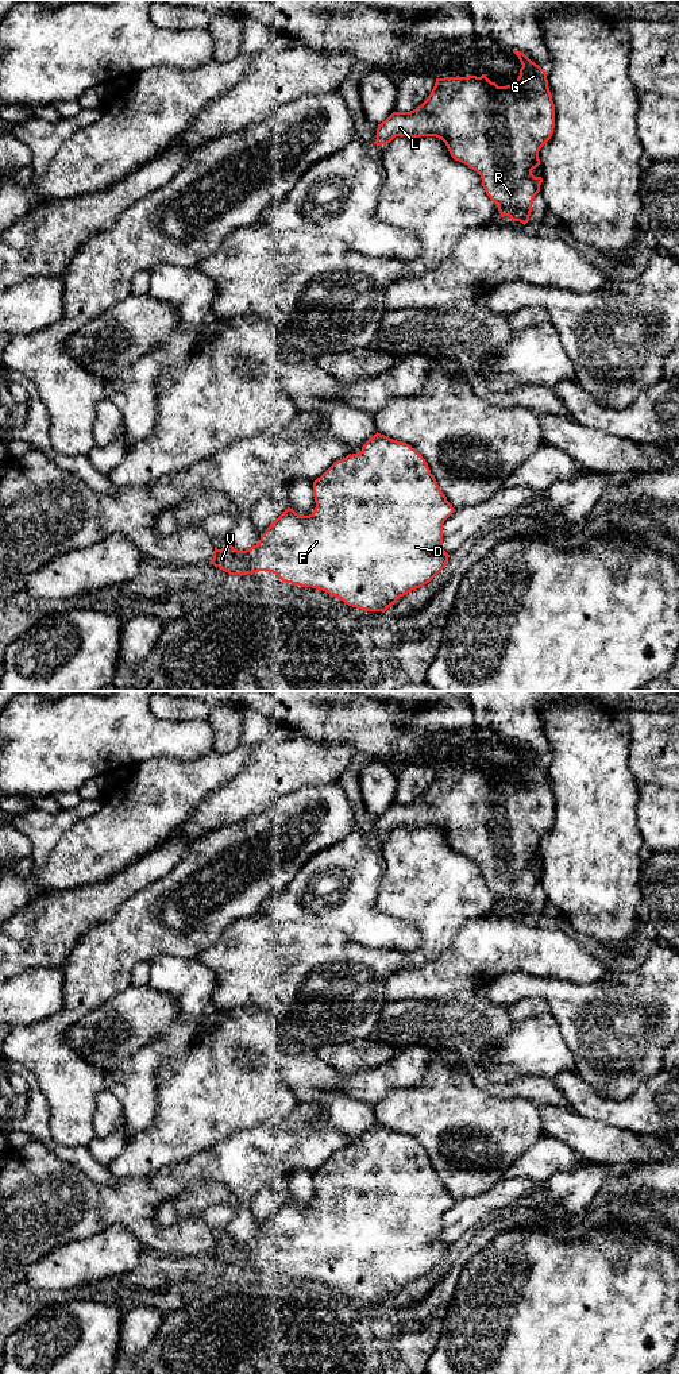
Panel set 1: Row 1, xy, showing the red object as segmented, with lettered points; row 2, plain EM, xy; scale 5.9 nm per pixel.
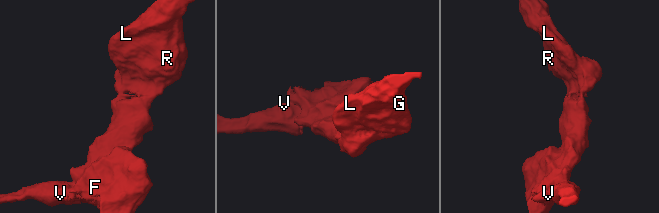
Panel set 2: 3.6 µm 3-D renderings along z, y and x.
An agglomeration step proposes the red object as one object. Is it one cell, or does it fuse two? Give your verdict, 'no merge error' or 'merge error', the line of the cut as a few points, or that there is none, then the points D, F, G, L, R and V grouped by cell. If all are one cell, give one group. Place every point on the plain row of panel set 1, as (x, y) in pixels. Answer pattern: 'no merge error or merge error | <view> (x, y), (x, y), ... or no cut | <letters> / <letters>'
merge error | xy (242, 1242), (245, 1258), (250, 1263) | D F G L R / V

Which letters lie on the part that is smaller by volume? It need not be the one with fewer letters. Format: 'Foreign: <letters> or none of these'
Foreign: V

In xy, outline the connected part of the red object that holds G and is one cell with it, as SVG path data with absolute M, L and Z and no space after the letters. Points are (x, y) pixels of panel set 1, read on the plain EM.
M514 741L522 759L513 776L498 777L485 765L481 768L444 768L436 769L428 790L410 803L393 803L385 813L378 815L374 835L387 835L396 827L436 827L441 830L451 848L475 861L482 871L486 885L498 898L501 908L509 907L513 914L524 916L529 912L532 892L540 883L541 868L535 868L532 861L540 856L539 842L551 830L555 819L555 795L548 779L545 760L532 753L524 744Z

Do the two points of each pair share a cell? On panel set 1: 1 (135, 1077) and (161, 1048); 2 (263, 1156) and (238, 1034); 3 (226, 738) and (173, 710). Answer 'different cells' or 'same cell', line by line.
1: same cell
2: different cells
3: same cell

